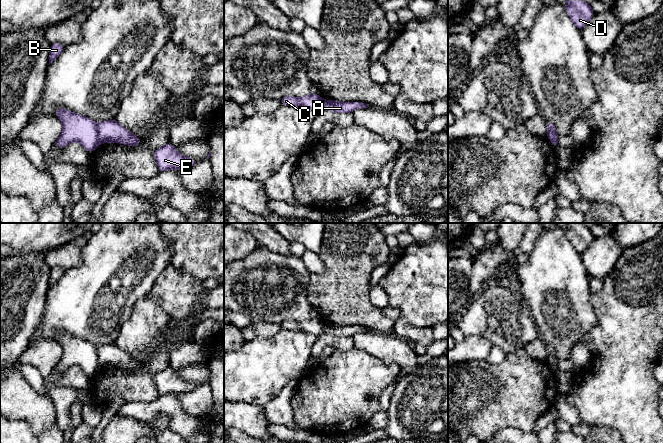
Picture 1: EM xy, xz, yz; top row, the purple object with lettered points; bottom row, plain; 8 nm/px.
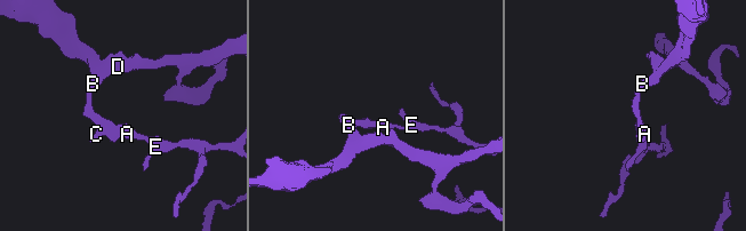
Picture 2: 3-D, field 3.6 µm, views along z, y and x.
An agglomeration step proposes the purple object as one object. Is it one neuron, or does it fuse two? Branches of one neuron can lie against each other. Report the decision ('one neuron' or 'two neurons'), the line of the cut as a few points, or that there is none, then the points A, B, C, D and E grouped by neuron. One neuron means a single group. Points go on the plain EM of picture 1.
two neurons | xy (96, 348), (100, 365) | A E / B C D

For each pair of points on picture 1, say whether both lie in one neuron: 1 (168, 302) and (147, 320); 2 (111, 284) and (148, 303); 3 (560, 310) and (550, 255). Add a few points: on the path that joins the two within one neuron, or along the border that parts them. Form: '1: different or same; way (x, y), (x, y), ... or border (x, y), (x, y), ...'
1: different; border (149, 293), (170, 318)
2: different; border (148, 293), (134, 305), (131, 314), (127, 318)
3: same; way (559, 296), (559, 290), (554, 283), (554, 269)

